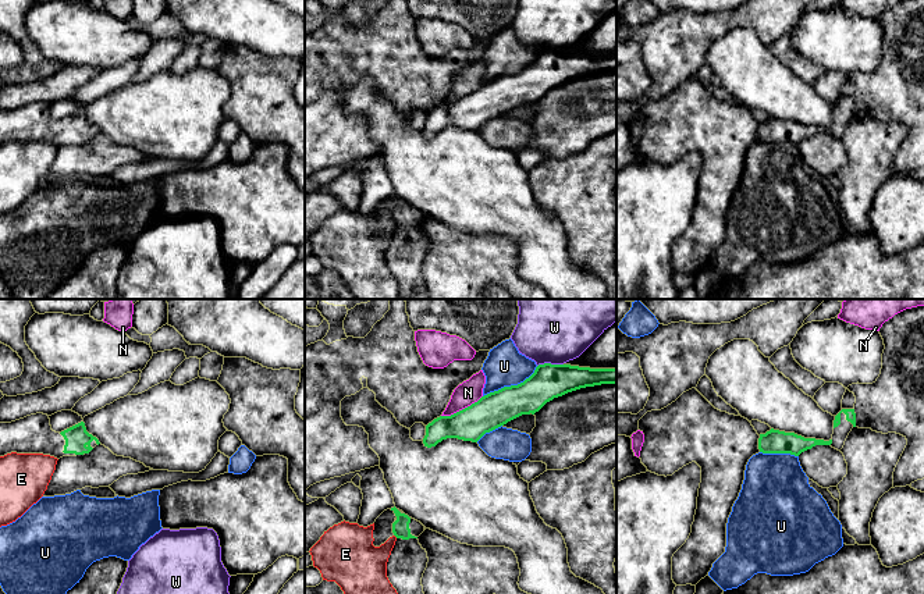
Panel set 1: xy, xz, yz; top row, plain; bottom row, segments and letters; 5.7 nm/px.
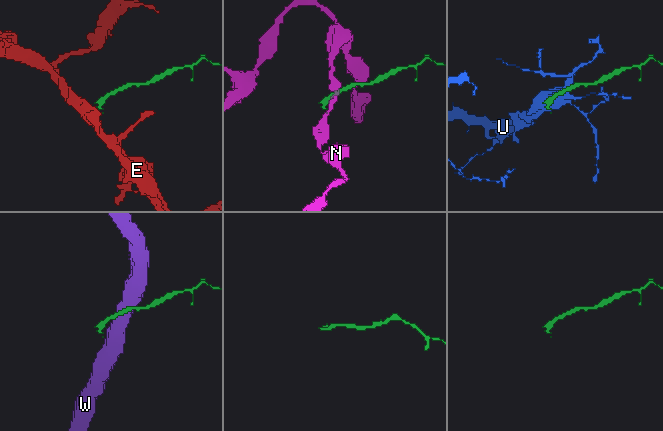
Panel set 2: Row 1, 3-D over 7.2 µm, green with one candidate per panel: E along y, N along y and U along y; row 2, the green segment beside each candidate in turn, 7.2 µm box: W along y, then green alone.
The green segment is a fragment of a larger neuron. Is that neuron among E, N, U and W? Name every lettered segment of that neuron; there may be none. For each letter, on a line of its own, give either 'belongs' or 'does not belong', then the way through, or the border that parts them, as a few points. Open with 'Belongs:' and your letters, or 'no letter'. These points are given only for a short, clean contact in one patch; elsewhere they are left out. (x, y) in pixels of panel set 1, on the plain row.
Belongs: no letter
E: does not belong | along xz (394, 223), (397, 226)
N: does not belong | along xz (482, 84), (469, 93), (441, 105)
U: does not belong
W: does not belong

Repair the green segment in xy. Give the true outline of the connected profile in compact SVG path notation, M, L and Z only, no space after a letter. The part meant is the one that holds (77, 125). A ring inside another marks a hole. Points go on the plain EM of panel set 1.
M36 102L24 107L0 111L0 145L11 141L43 142L57 147L89 142L99 128L81 110L61 121L51 118L47 103Z

